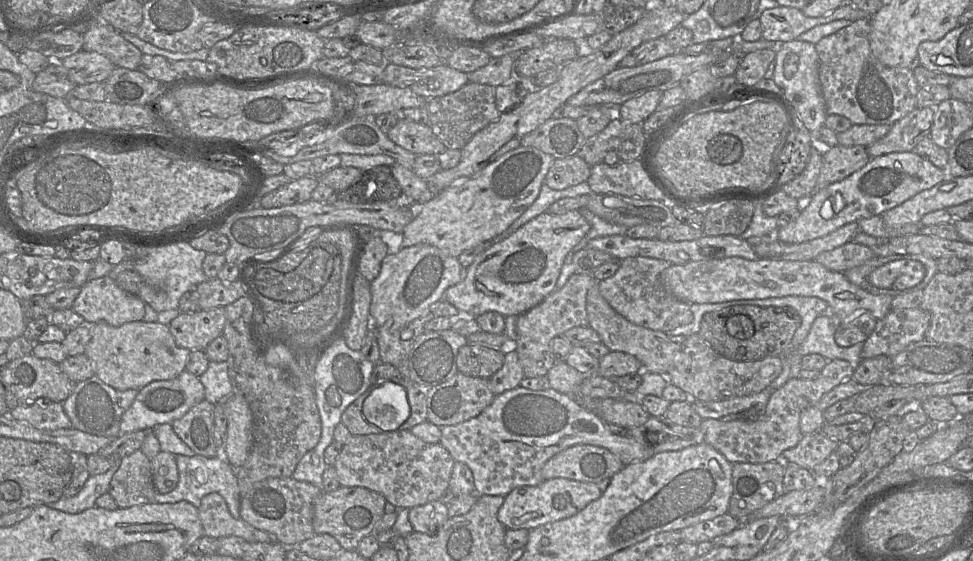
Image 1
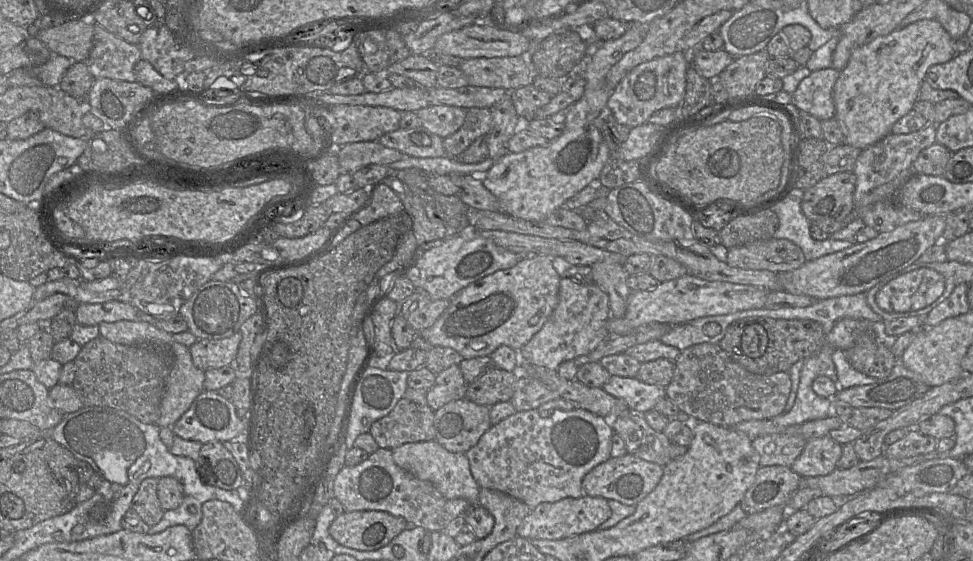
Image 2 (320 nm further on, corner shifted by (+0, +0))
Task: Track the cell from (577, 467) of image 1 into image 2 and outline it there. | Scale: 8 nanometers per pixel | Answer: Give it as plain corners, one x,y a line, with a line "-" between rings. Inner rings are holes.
627,453
620,457
610,457
591,469
582,480
582,488
587,496
603,497
636,506
654,490
662,475
662,466

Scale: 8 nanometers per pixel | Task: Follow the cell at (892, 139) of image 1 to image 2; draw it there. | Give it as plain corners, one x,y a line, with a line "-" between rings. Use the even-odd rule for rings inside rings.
928,123
923,129
909,134
890,133
876,143
864,148
857,157
853,173
856,176
855,207
863,207
863,200
877,187
895,179
912,167
920,152
936,143
936,126

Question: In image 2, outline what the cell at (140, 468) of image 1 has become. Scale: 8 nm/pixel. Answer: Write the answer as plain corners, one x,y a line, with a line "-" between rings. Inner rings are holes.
156,478
144,479
131,502
131,509
149,526
156,525
164,514
157,496

